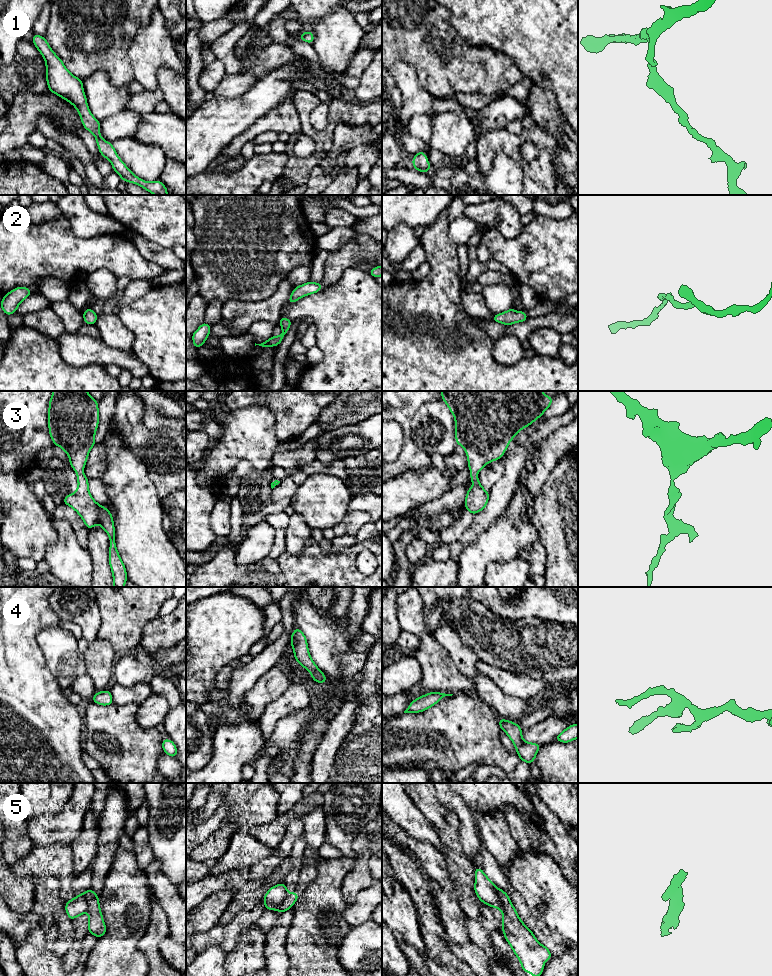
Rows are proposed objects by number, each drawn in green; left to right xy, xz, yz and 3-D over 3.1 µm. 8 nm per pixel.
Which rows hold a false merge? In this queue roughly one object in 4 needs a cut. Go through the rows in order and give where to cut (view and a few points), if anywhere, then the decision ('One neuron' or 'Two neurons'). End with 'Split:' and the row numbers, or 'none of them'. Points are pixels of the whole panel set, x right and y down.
1: No split. One neuron
2: No split. One neuron
3: No split. One neuron
4: No split. One neuron
5: Split along yz (495, 887), (501, 909). Two neurons
Split: 5

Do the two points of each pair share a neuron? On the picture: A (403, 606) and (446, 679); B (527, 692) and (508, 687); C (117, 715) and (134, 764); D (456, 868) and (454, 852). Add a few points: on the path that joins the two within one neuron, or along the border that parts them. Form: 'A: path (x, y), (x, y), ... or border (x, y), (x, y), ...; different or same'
A: path (414, 624), (424, 636), (435, 661); same
B: path (522, 687), (513, 687); same
C: path (117, 727), (117, 736), (127, 752); same
D: path (456, 864), (455, 856); same

